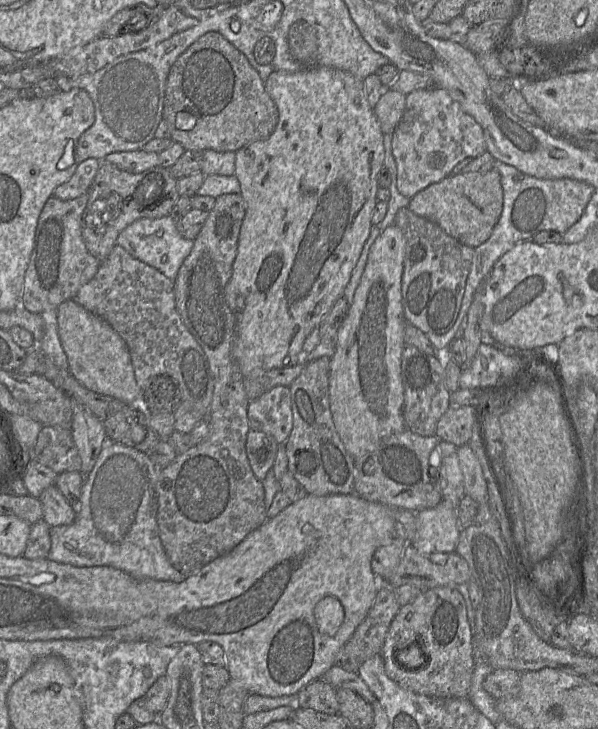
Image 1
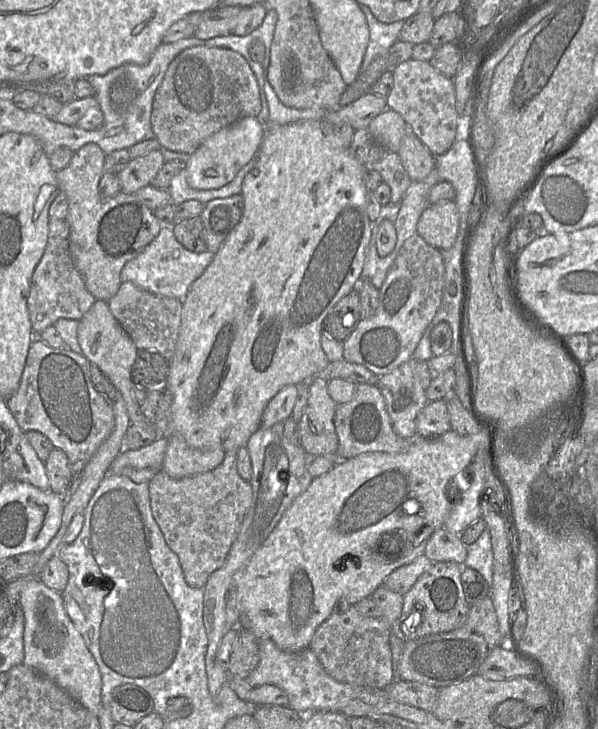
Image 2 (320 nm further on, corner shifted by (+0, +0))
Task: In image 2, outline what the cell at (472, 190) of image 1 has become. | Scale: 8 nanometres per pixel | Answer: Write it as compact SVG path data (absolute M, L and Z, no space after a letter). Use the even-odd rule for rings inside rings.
M454 200L430 204L417 223L417 233L432 247L449 250L456 242L460 215Z

